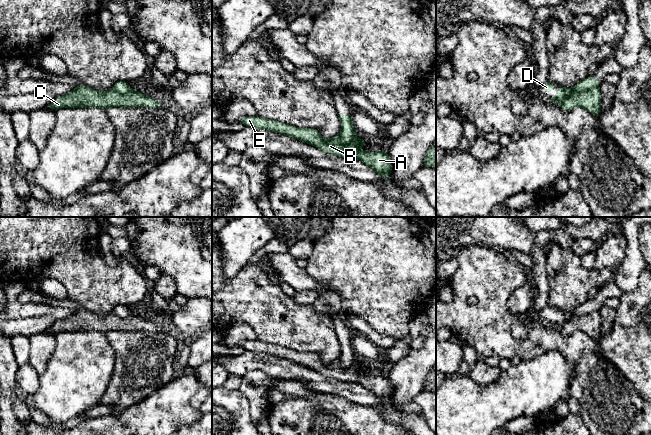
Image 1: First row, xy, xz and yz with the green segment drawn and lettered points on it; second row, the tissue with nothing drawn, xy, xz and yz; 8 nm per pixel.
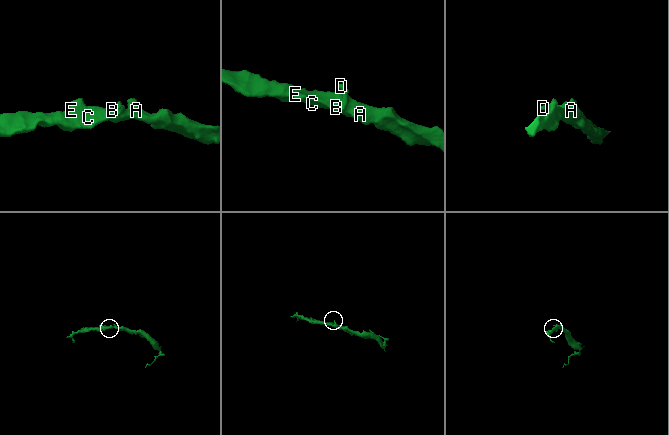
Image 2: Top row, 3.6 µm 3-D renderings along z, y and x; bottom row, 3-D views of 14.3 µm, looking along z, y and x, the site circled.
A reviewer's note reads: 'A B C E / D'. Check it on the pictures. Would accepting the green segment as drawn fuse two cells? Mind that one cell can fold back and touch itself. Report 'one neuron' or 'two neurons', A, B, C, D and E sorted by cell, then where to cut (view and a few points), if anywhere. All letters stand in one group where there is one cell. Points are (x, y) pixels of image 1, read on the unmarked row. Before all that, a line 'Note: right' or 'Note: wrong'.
Note: wrong
one neuron; A B C D E; no cut

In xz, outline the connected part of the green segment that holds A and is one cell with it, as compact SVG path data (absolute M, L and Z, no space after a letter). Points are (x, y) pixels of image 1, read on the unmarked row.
M350 336L348 339L341 339L338 337L338 340L341 347L340 358L328 364L323 363L317 353L297 352L279 345L260 342L257 339L245 340L241 342L239 346L245 351L266 353L290 360L299 365L313 369L325 377L334 378L347 383L359 383L374 393L382 403L388 403L392 396L393 386L386 375L360 375L359 371L366 369L368 366L354 359L355 352L352 346L353 337Z

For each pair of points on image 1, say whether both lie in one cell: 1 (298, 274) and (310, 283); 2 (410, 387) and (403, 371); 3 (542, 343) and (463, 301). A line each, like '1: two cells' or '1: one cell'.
1: one cell
2: one cell
3: one cell

